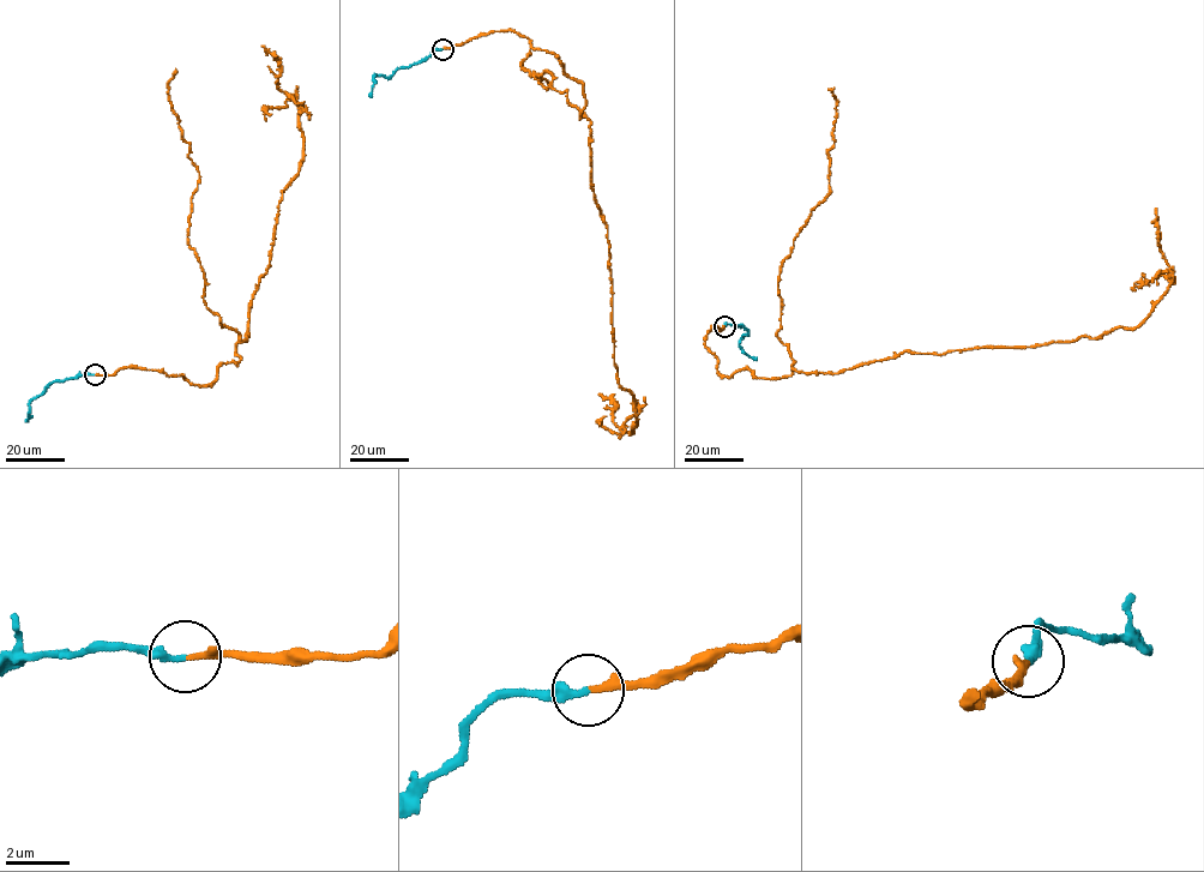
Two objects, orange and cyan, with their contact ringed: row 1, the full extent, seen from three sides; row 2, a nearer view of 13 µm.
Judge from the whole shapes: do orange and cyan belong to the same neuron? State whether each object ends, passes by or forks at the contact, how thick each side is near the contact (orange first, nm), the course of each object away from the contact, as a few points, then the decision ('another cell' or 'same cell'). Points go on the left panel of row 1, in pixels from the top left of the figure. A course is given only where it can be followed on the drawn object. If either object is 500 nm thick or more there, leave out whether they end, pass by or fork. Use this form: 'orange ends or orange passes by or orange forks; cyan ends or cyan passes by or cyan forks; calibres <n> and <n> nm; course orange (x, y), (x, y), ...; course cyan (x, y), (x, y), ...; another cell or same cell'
orange ends; cyan ends; calibres 240 and 280 nm; course orange (96, 376), (132, 367), (205, 385), (240, 359), (278, 204), (302, 158), (300, 107), (262, 46); course cyan (95, 374), (54, 380), (29, 404), (29, 418); same cell

